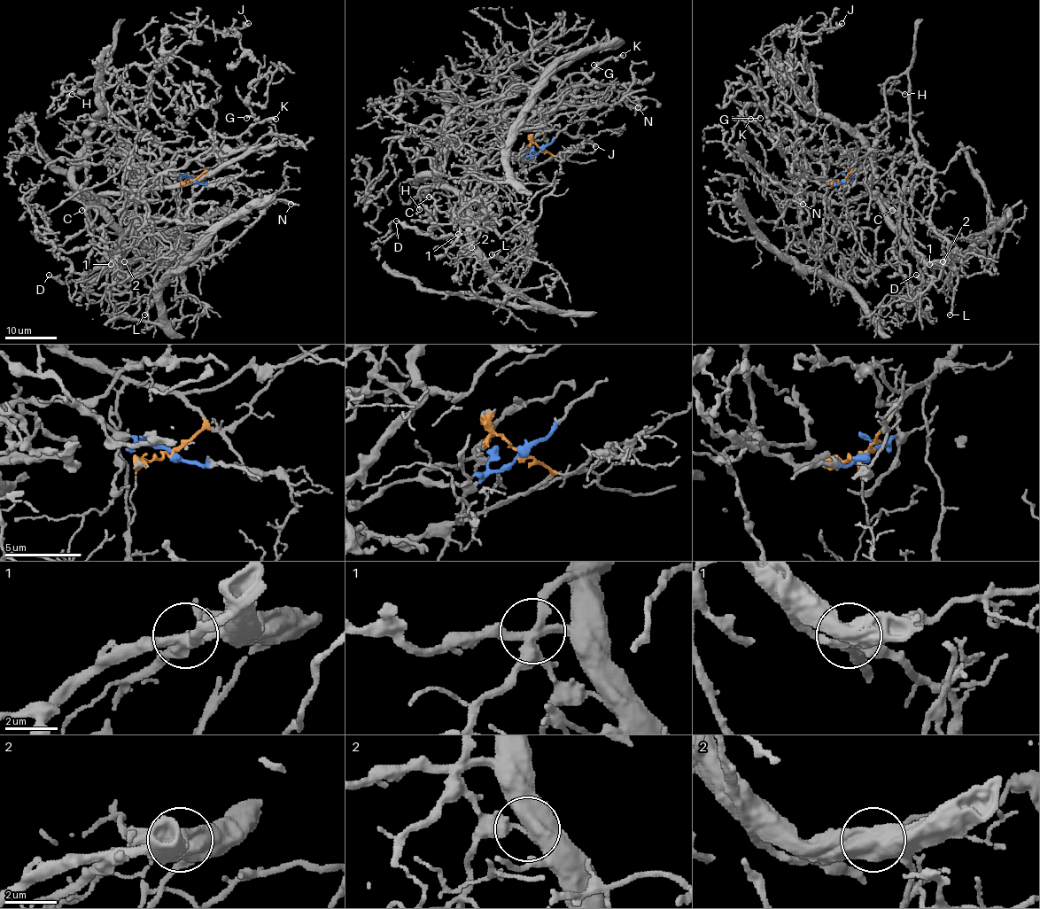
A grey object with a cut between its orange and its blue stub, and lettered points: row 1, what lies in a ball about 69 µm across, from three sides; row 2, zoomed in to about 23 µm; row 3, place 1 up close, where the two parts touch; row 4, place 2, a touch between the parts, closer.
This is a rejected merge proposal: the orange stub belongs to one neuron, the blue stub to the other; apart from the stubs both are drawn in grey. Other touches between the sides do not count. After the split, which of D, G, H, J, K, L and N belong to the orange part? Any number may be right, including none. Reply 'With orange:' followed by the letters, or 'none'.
With orange: H

